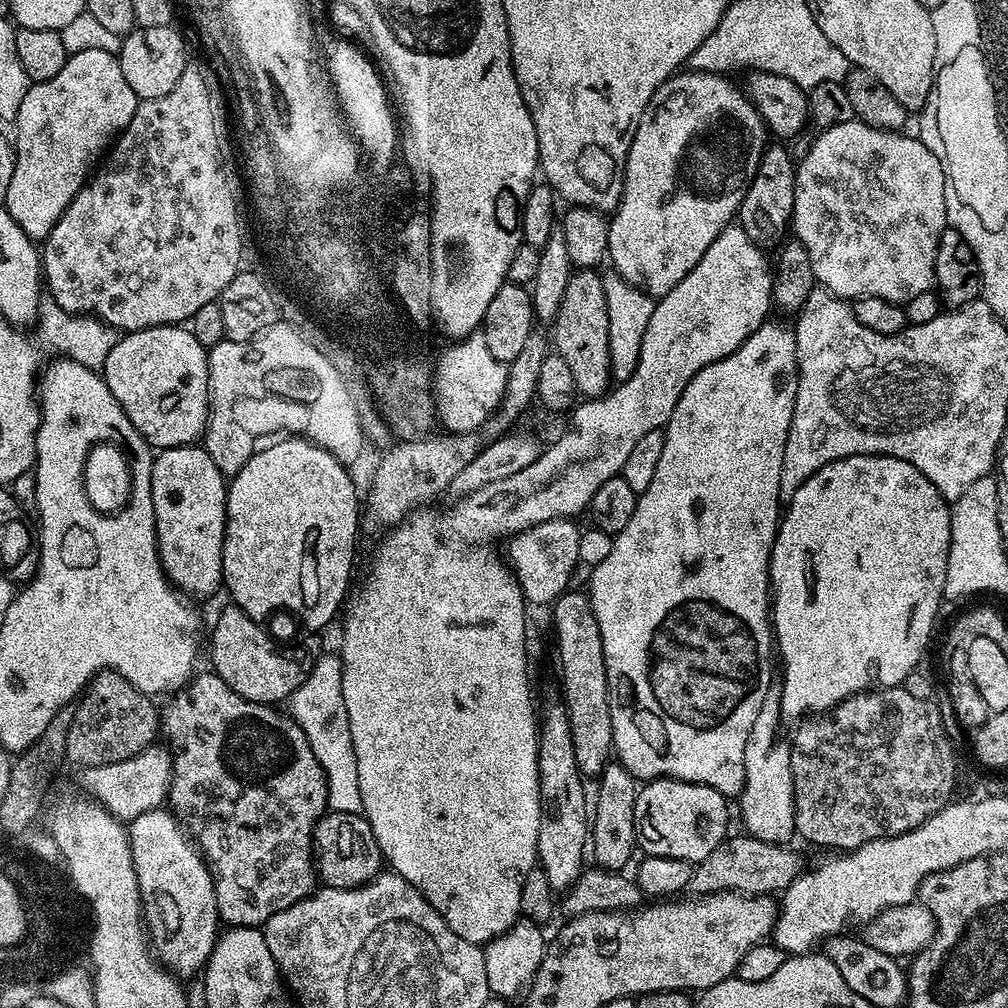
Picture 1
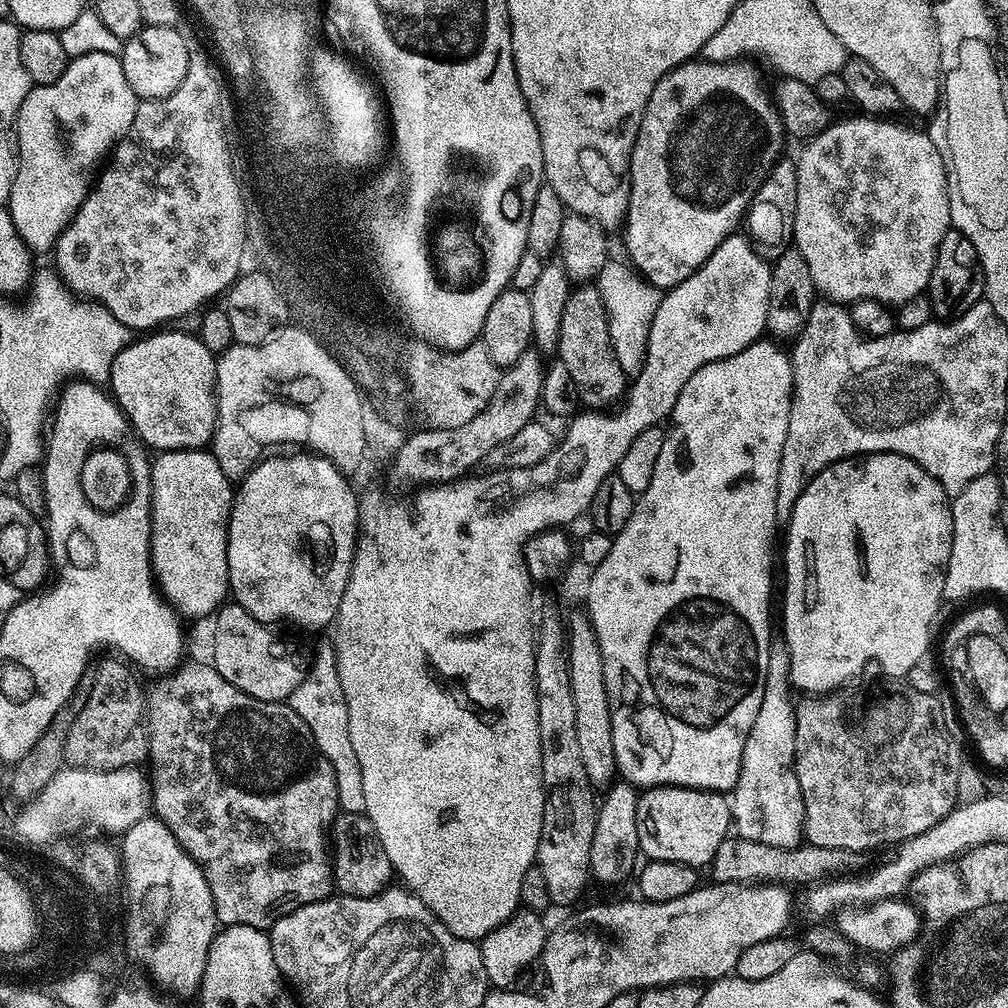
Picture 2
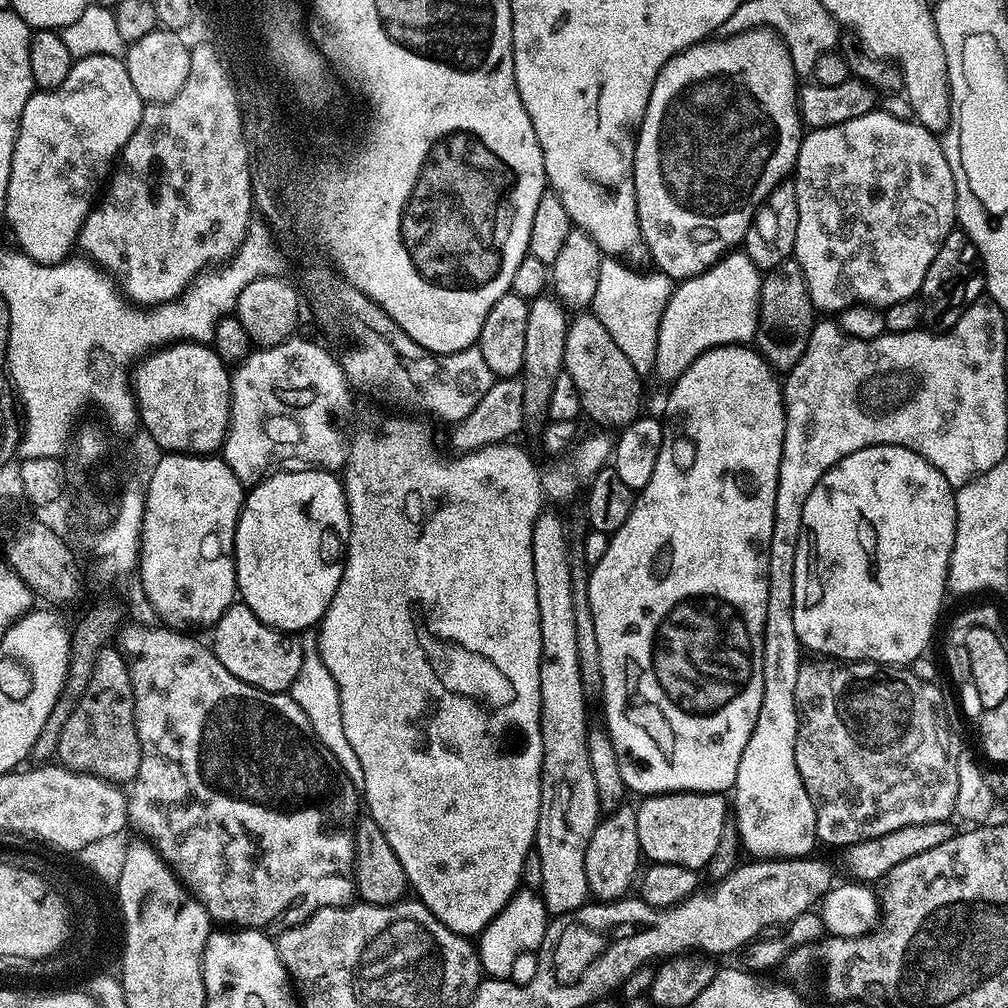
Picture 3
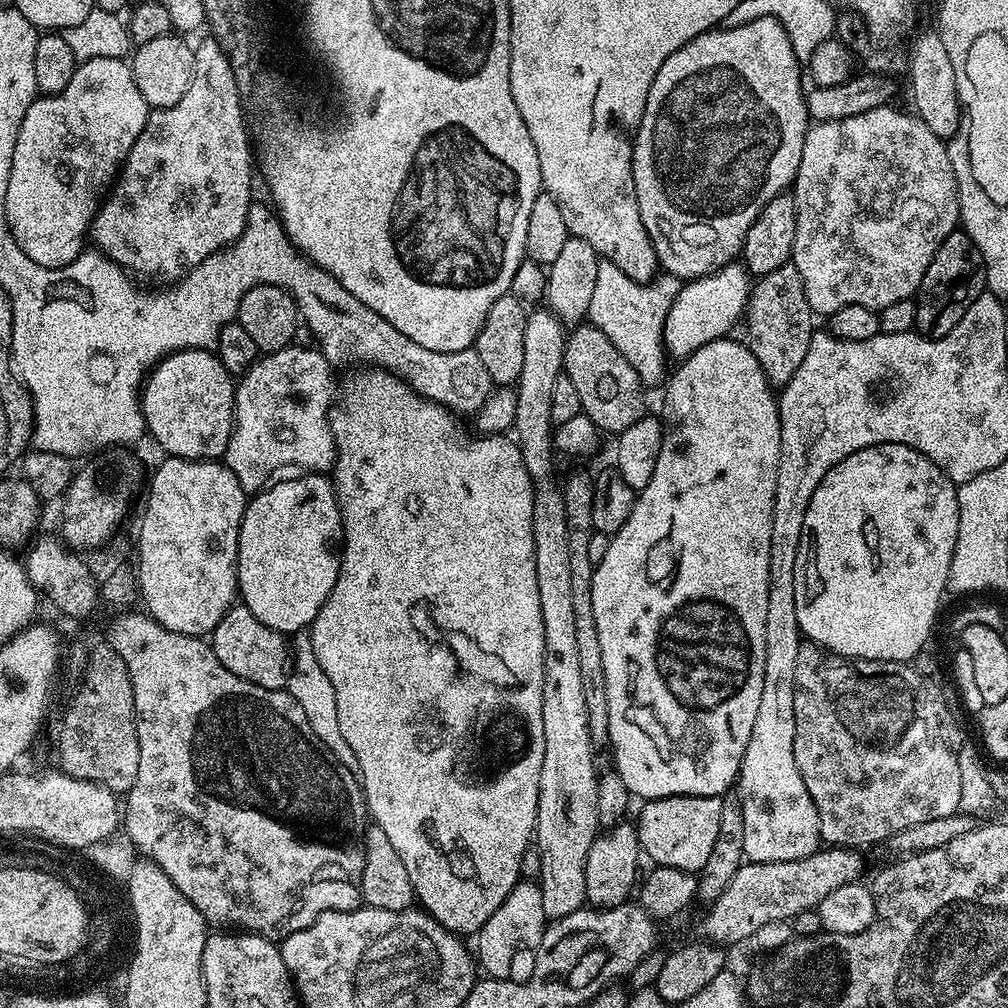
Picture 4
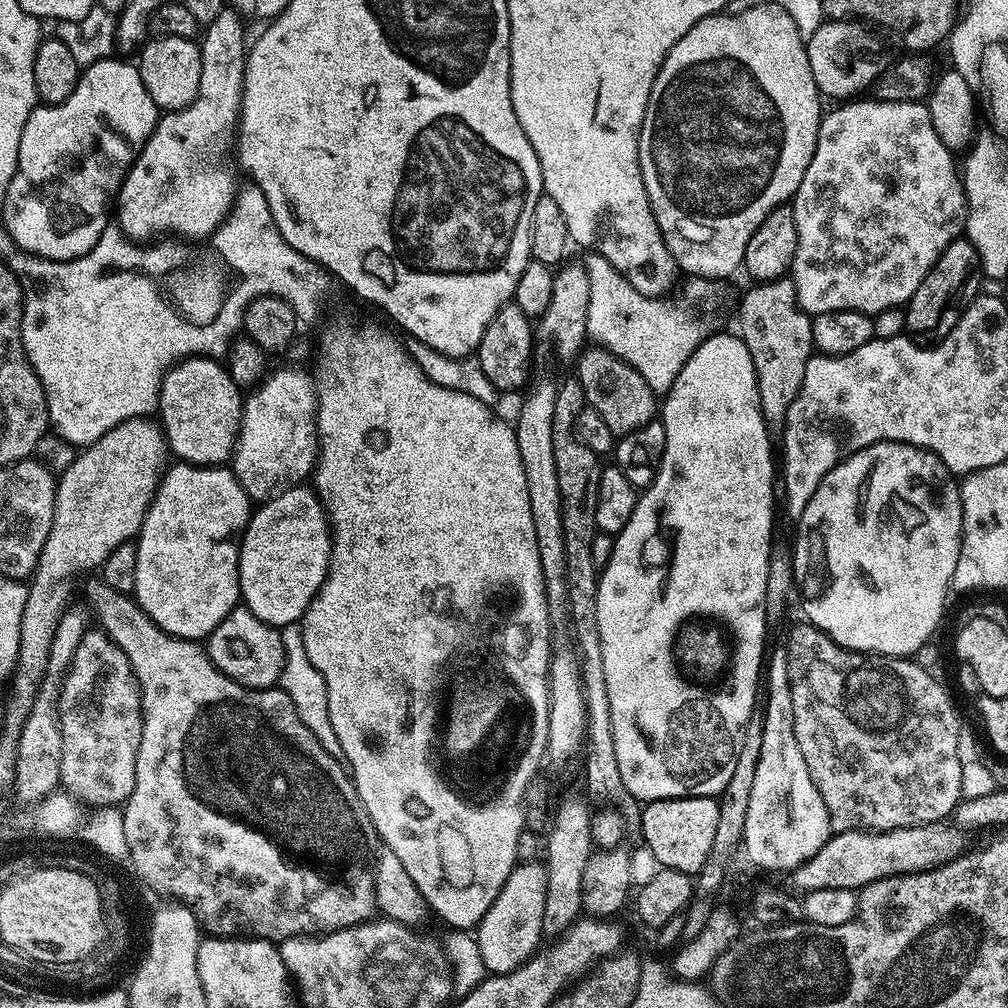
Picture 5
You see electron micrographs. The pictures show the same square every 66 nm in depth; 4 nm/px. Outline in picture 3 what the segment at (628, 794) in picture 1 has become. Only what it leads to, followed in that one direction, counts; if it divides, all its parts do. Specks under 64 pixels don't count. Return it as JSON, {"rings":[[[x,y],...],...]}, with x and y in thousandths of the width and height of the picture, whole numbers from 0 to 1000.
{"rings":[[[616,796],[596,813],[589,827],[585,827],[585,835],[581,839],[581,875],[584,886],[595,895],[622,890],[623,880],[626,877],[628,880],[636,864],[635,853],[637,846],[633,835],[631,802],[623,799],[623,796]]]}

